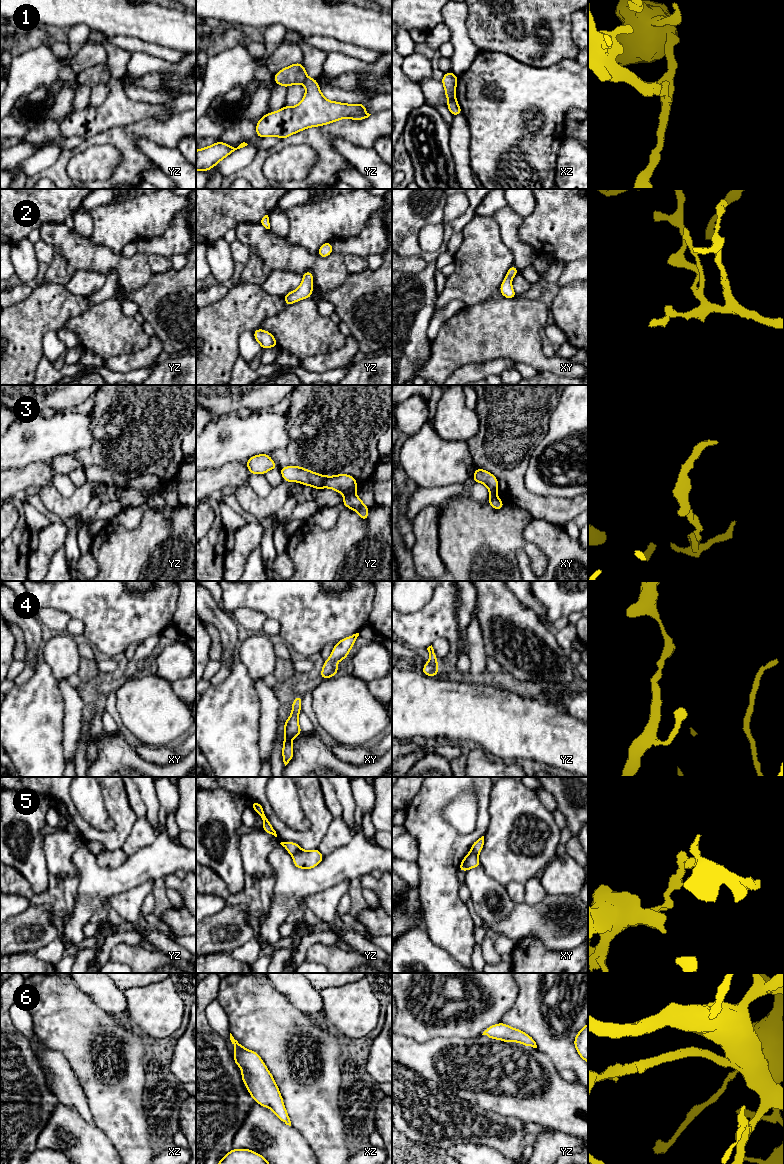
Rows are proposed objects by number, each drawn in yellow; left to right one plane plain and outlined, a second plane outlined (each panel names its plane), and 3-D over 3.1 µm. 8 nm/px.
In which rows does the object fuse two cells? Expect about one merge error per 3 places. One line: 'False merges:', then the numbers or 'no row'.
False merges: 1, 3, 5

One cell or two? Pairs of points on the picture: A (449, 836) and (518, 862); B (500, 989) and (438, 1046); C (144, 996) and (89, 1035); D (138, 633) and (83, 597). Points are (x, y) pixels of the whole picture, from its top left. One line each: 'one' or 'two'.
A: two
B: two
C: two
D: one

